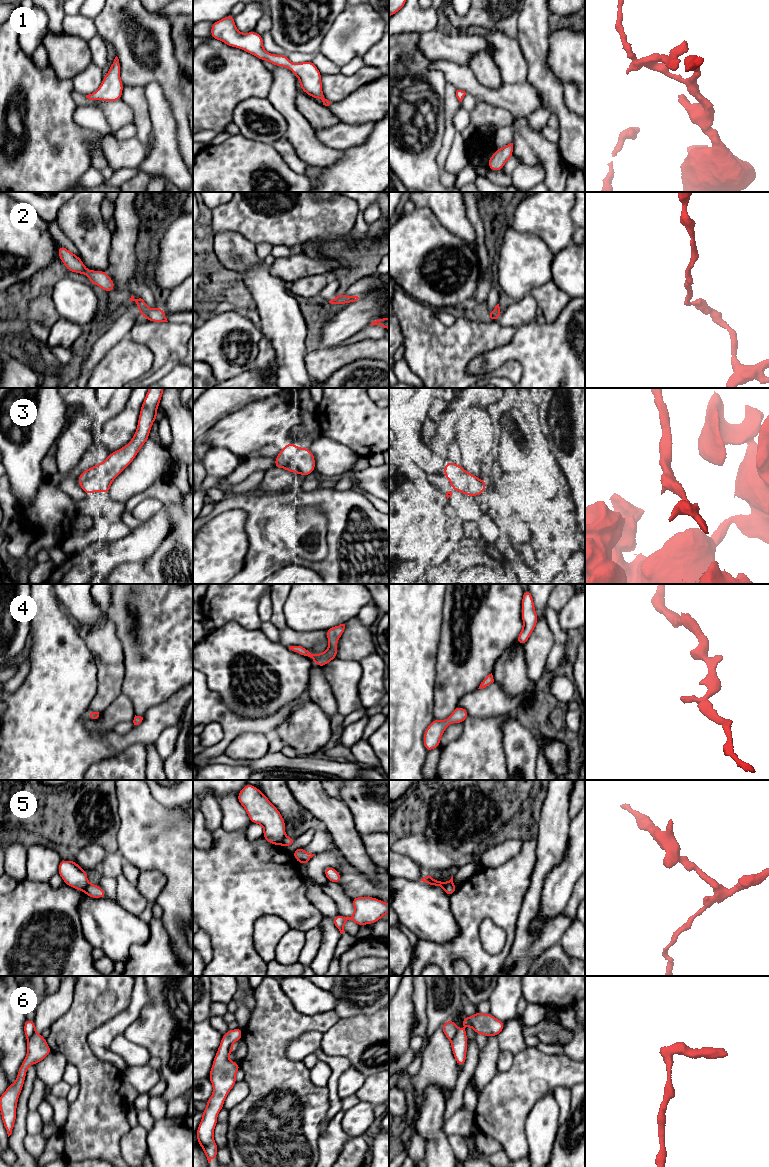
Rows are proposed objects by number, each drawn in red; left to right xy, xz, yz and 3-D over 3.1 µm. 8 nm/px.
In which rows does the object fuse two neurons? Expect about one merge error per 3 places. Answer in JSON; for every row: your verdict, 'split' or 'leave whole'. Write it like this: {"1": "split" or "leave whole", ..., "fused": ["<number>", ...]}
{"1": "leave whole", "2": "leave whole", "3": "leave whole", "4": "leave whole", "5": "split", "6": "split", "fused": ["5", "6"]}

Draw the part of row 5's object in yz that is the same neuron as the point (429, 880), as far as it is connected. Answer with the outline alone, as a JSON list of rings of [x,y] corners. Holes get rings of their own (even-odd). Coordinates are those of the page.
[[[426,876],[423,877],[420,881],[423,881],[425,883],[427,883],[430,886],[440,886],[441,888],[445,888],[445,886],[449,883],[449,882],[453,882],[453,876],[451,877],[451,879],[448,882],[442,882],[440,880],[434,880],[431,876]]]

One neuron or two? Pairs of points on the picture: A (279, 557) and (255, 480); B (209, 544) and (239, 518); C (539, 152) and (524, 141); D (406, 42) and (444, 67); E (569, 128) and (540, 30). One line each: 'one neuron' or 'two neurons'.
A: two neurons
B: one neuron
C: one neuron
D: two neurons
E: one neuron

